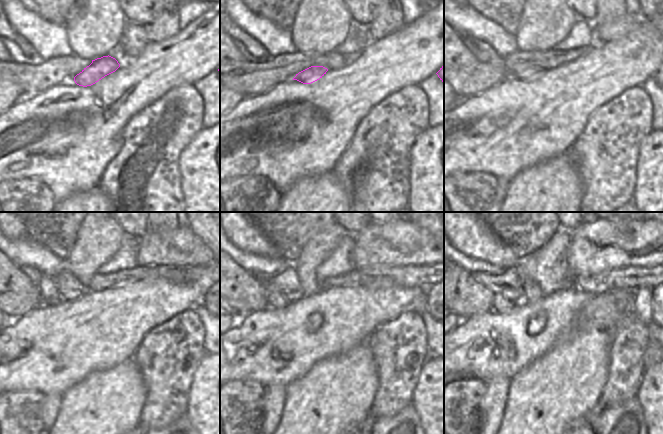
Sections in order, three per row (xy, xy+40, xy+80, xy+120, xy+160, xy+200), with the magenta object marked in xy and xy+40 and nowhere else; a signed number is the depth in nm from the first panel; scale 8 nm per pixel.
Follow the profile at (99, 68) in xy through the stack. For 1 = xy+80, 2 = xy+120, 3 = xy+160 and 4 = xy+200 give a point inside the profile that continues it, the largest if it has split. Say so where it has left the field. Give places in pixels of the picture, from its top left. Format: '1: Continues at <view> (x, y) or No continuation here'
1: Continues at xy+80 (529, 72)
2: Continues at xy+120 (69, 287)
3: Continues at xy+160 (287, 283)
4: Continues at xy+200 (509, 284).

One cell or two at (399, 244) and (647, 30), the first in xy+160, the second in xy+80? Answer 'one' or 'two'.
two

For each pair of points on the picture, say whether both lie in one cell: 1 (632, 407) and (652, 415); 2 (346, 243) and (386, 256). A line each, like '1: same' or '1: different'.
1: different
2: different

